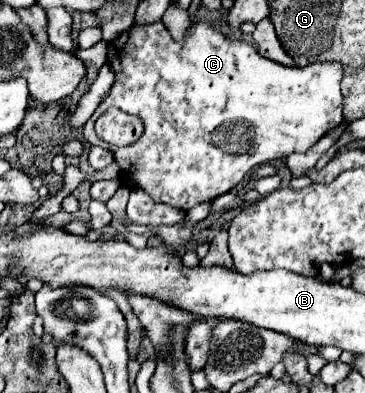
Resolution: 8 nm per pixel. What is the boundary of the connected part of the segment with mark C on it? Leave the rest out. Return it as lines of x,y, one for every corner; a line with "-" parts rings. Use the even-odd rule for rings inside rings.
163,22
149,24
149,26
132,26
127,31
119,34
113,42
109,42
109,64
111,64
111,68
115,72
115,84
113,84
107,100
103,100
103,104
95,110
91,120
83,126
83,136
91,146
101,146
101,148
107,148
107,150
111,150
115,154
115,162
121,166
121,172
123,172
121,178
129,180
129,184
133,184
133,188
141,186
145,192
151,194
151,198
155,202
165,202
165,204
169,204
169,206
173,206
177,210
183,210
183,212
191,210
197,204
215,200
217,196
229,192
233,186
237,186
245,178
245,174
249,174
253,168
257,168
257,166
261,166
265,162
271,162
271,160
277,160
277,158
287,158
293,152
307,152
319,138
323,138
327,132
331,132
333,128
337,128
343,122
343,96
341,96
341,90
339,90
339,74
343,70
341,70
339,62
323,62
323,64
315,62
315,64
309,64
305,68
281,66
281,64
277,64
277,62
273,62
269,58
263,58
249,42
245,42
245,40
229,40
221,32
213,30
213,26
209,22
193,24
193,28
189,30
189,34
185,36
183,42
175,42
169,36
169,32
163,26
-
111,104
115,108
121,108
127,114
141,116
141,120
145,124
145,132
139,138
139,142
133,142
129,146
113,146
113,144
107,144
105,140
97,138
97,134
93,130
93,124

